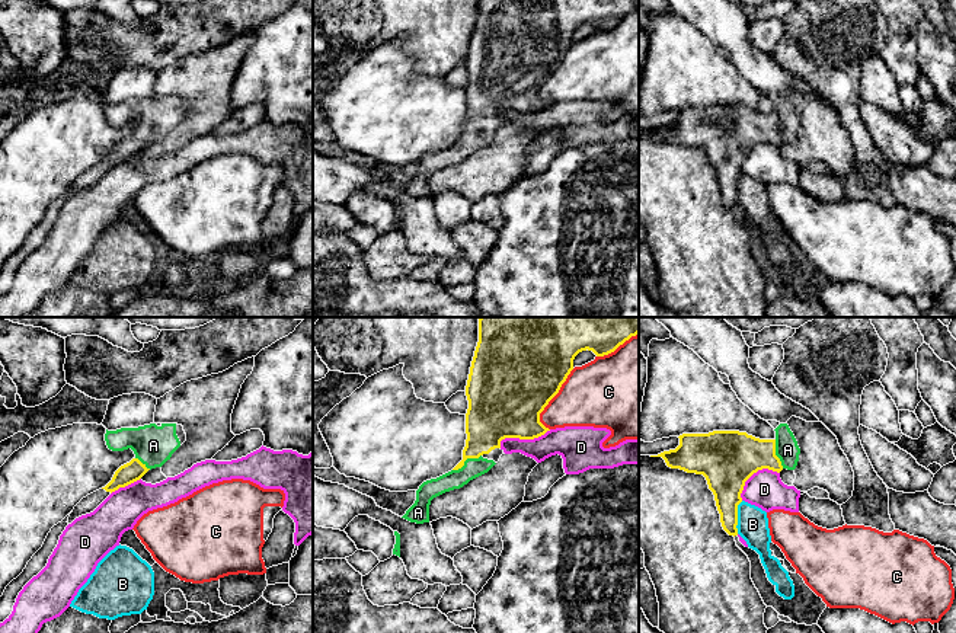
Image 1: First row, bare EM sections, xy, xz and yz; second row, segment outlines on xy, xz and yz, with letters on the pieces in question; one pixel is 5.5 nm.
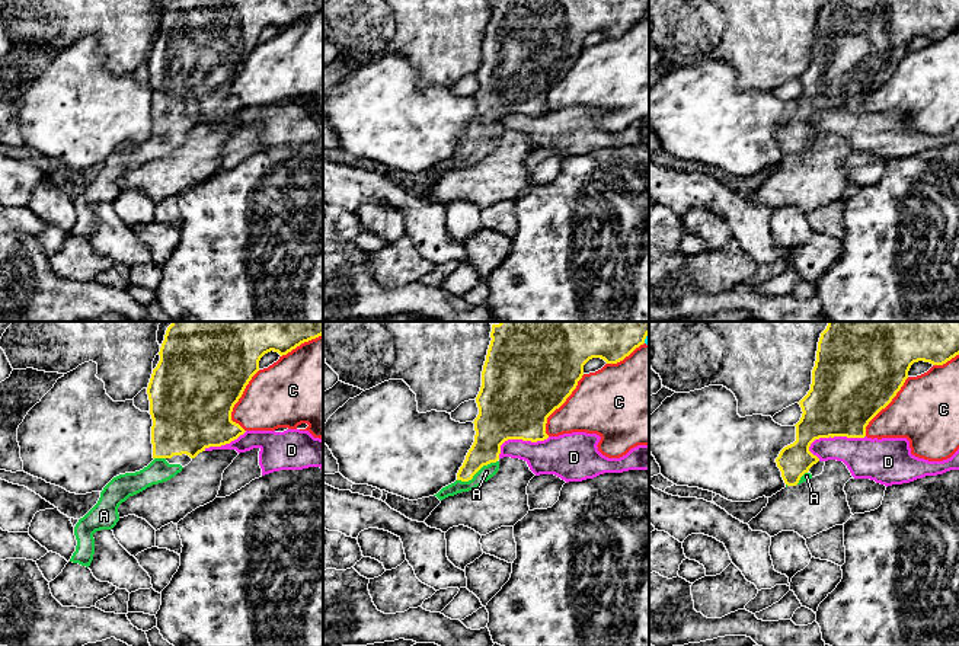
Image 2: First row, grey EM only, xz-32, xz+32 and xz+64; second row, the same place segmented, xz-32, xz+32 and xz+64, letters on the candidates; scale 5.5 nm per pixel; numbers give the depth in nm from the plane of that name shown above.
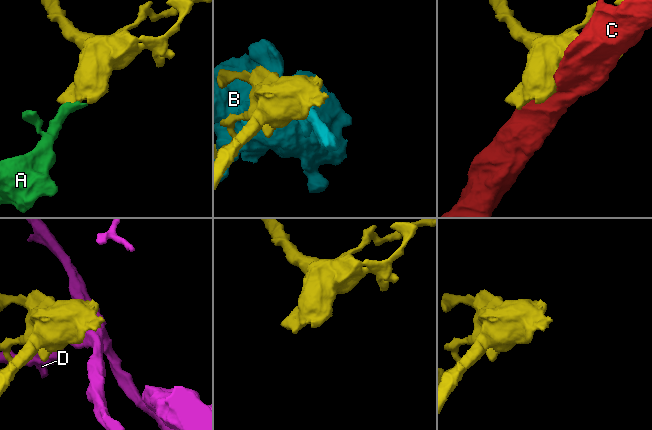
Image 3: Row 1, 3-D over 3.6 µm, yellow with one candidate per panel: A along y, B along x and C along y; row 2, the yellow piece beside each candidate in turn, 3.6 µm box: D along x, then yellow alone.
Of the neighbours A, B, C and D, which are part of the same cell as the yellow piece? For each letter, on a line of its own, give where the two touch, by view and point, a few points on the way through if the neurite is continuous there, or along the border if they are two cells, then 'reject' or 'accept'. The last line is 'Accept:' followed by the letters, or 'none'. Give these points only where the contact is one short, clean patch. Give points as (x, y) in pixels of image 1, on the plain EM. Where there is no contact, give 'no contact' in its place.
A: xz (466, 133) | accept
B: yz (737, 191) | reject
C: xz (552, 72) | reject
D: xz (523, 112) | reject
Accept: A

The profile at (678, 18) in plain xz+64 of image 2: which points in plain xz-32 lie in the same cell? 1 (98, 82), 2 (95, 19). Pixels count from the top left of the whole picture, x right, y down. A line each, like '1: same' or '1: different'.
1: different
2: same

